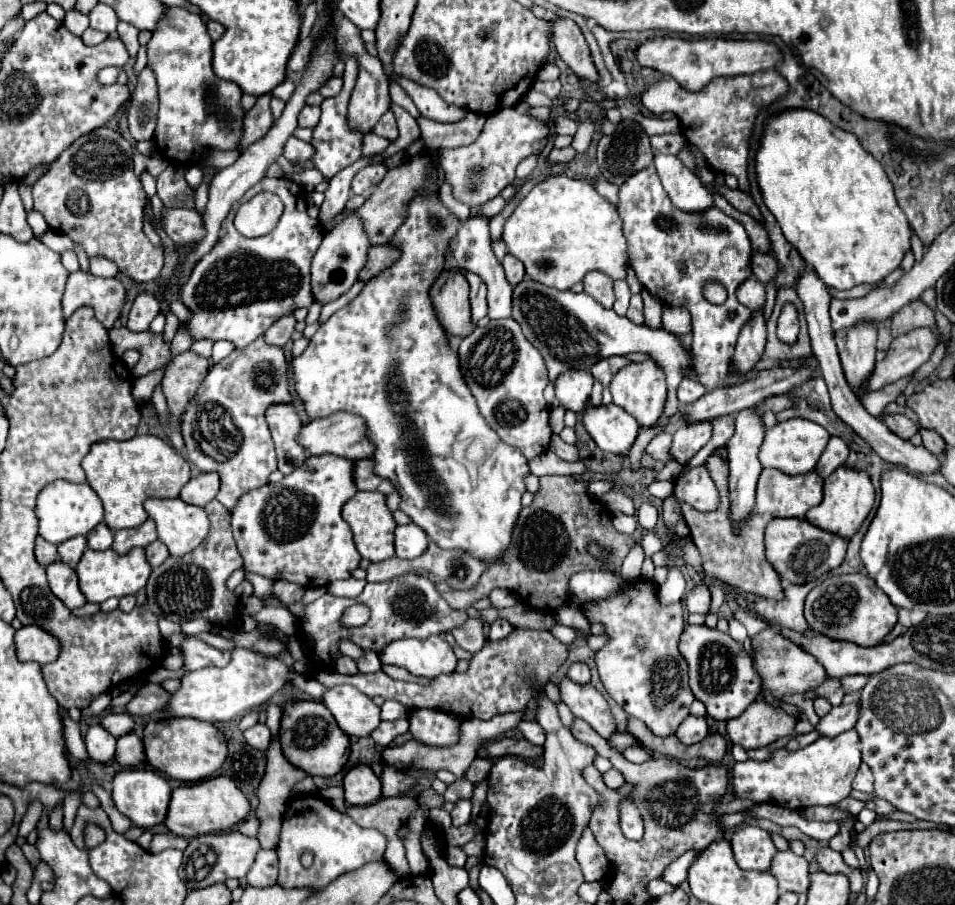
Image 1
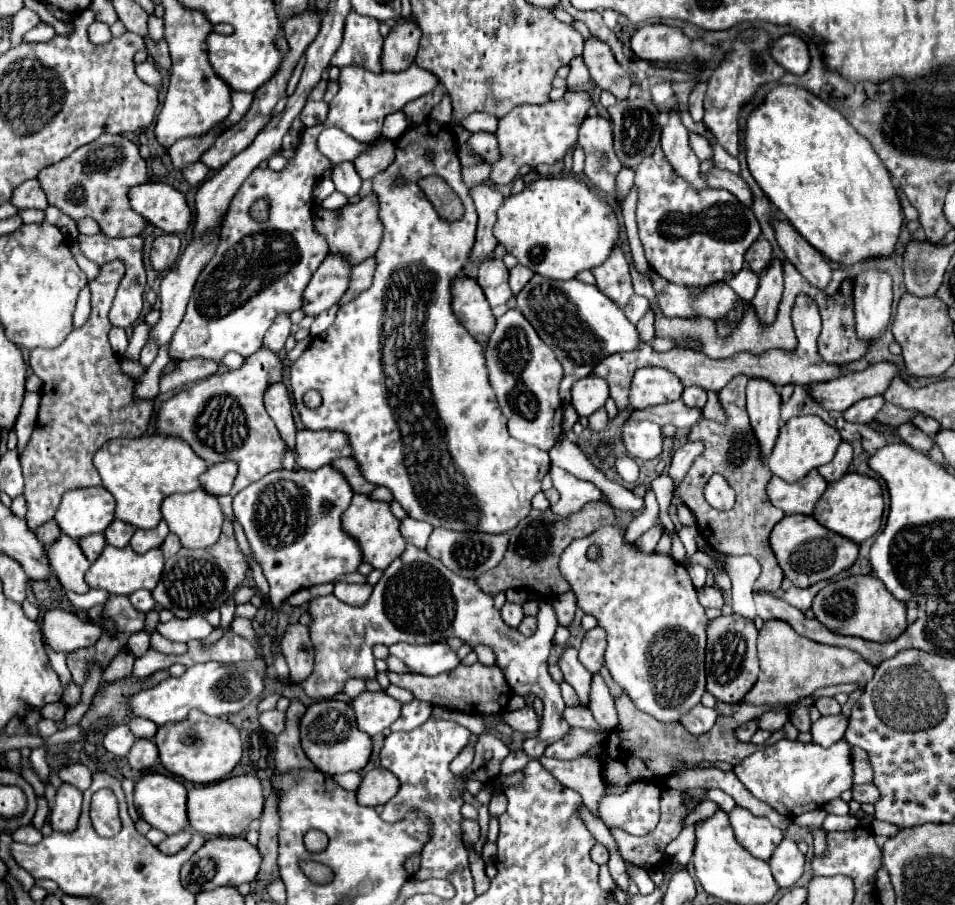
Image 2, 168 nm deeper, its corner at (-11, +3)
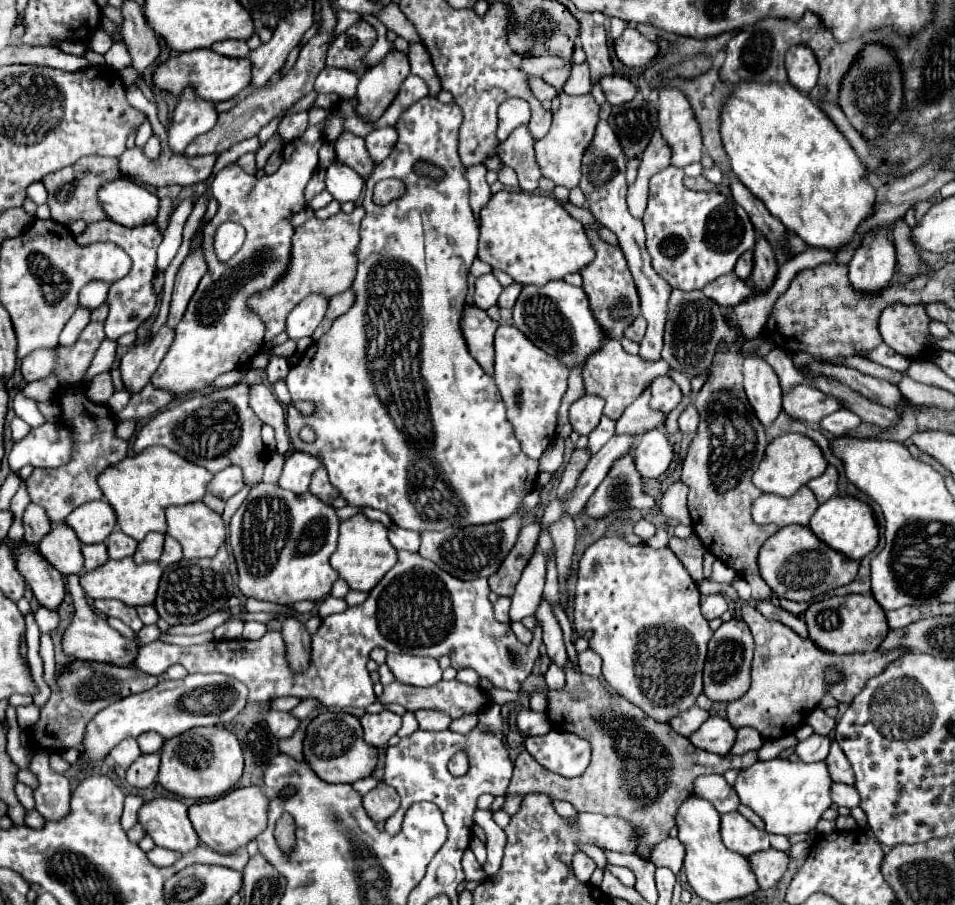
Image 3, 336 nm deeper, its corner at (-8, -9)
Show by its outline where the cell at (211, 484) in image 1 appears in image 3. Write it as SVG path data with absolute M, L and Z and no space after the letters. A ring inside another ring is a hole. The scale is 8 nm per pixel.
M227 467L211 479L211 483L207 485L207 493L213 493L215 497L227 501L231 495L239 493L243 487L245 487L245 483L241 477L241 469Z

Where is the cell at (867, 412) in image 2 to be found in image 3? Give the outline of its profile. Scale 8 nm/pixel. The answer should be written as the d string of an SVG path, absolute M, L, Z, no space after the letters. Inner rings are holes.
M841 409L831 417L825 417L825 421L821 423L821 429L825 433L829 433L831 437L847 437L849 431L857 429L861 425L861 417L849 409Z

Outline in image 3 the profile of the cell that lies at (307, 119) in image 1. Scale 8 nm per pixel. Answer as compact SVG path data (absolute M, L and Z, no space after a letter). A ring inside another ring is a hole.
M307 111L301 113L293 113L285 119L279 121L279 133L285 141L293 141L297 137L301 137L301 133L305 133L305 129L309 127L309 117Z

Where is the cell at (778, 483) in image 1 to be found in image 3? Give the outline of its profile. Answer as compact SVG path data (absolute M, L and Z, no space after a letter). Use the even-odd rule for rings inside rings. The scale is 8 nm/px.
M803 485L791 497L761 495L753 503L753 521L759 525L775 523L777 527L787 527L793 523L807 525L817 507L817 497L811 493L807 485Z

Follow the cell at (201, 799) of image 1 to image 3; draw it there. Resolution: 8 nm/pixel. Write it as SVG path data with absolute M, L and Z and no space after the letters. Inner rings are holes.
M239 787L225 793L223 797L191 805L189 819L203 845L211 847L217 853L233 853L241 845L247 845L251 839L255 839L261 831L265 831L267 803L269 799L263 795L261 787Z

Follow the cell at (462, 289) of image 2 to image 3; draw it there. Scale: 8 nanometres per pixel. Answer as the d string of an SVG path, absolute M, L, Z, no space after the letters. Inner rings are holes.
M465 305L461 315L461 331L469 353L487 373L493 373L493 335L497 331L497 323L475 305Z

